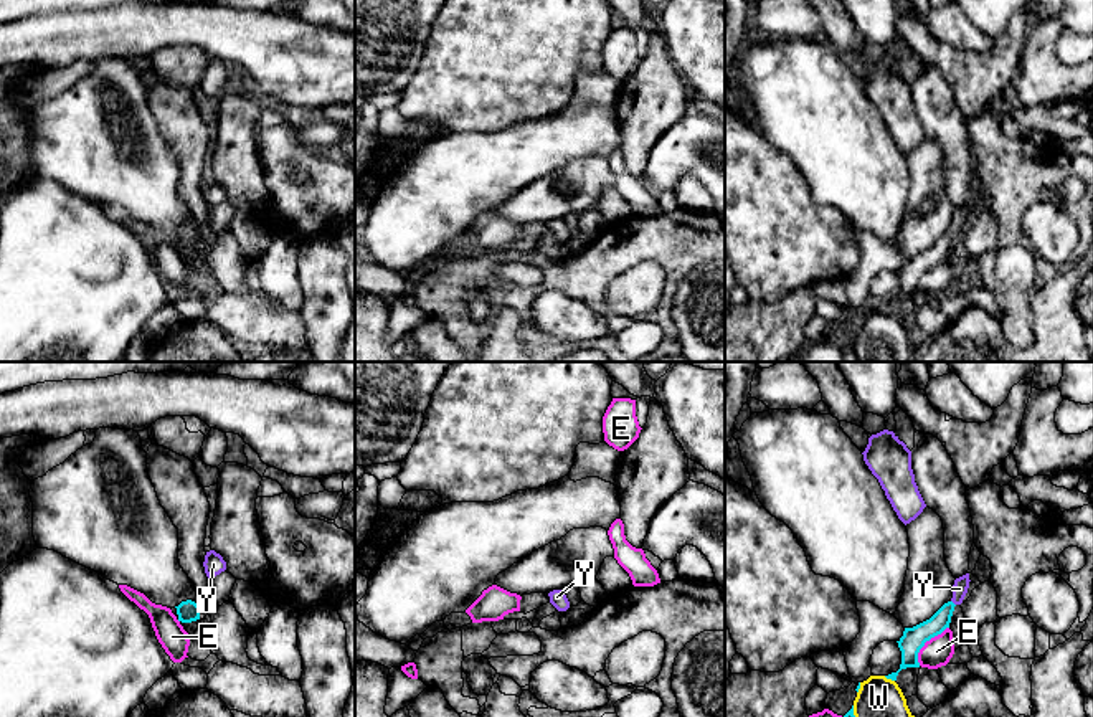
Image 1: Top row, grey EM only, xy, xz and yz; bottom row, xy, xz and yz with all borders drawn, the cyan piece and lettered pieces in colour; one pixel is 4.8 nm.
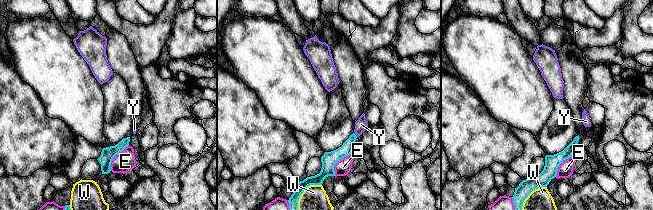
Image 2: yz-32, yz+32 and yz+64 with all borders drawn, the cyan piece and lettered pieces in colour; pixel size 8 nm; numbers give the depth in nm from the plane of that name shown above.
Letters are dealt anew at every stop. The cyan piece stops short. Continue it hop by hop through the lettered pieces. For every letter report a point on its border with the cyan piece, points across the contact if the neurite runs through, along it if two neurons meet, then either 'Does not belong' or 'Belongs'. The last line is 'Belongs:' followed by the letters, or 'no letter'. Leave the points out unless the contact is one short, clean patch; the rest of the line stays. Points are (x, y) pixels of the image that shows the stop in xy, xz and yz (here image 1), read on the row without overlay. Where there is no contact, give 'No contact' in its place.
E: Touches cyan at yz (925, 271). Does not belong
W: Touches cyan at yz (889, 308). Boundary: yz (884, 306), (894, 311). Does not belong
Y: Touches cyan at yz (953, 233). Path across: yz (915, 268), (953, 233), (960, 218). Belongs
Belongs: Y

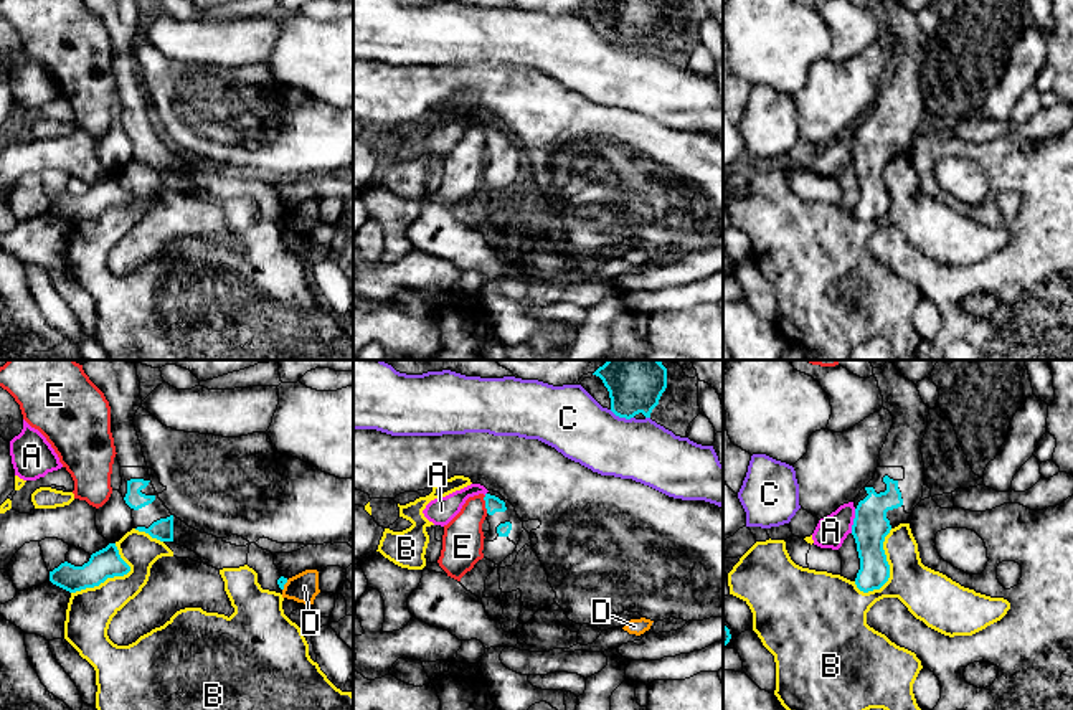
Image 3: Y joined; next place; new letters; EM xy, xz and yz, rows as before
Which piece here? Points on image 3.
A: Touches cyan at yz (854, 151). Does not belong
B: Touches cyan at yz (888, 197). Does not belong
C: Touches cyan at xz (621, 47). Does not belong
D: Touches cyan at xy (284, 213). Does not belong
E: Touches cyan at xz (486, 134). Boundary: xz (484, 126), (487, 142). Does not belong
Belongs: no letter

